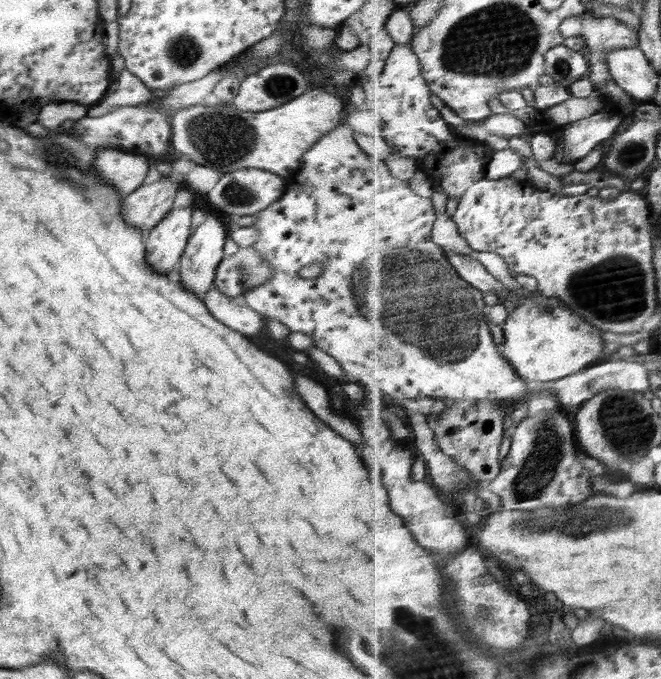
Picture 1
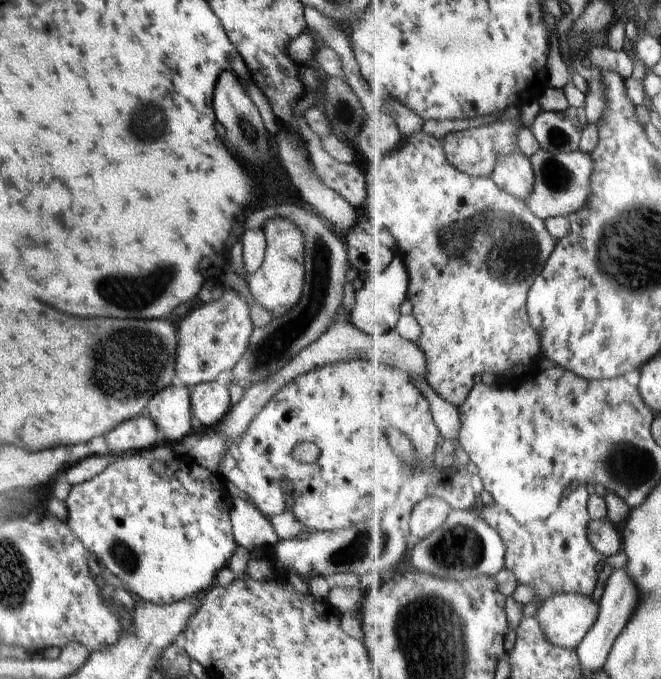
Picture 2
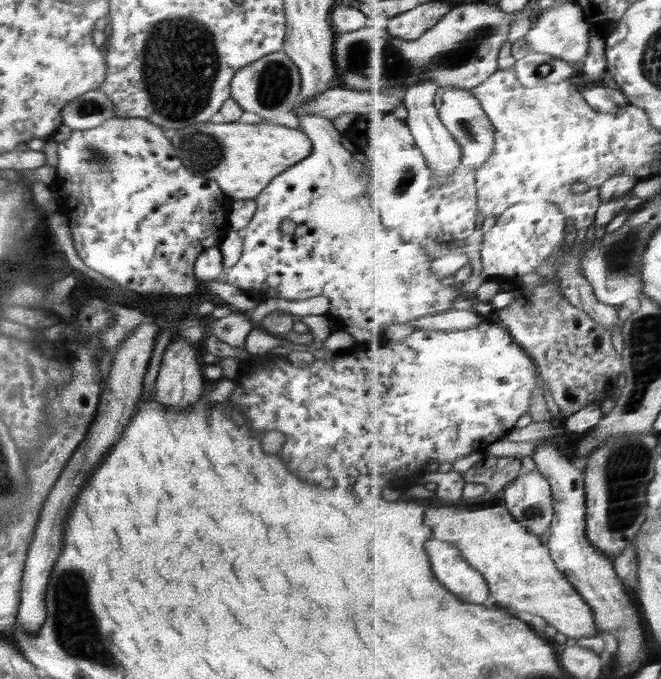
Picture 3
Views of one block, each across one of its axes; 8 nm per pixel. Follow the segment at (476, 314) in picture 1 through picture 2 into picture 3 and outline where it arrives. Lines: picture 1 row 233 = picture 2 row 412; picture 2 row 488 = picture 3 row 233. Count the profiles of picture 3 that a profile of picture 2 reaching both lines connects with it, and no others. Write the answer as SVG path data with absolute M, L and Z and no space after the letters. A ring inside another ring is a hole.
M303 112L297 117L300 130L311 140L312 152L274 177L255 198L257 207L243 237L242 254L238 262L224 272L222 279L259 303L267 298L295 301L325 296L331 304L327 316L333 319L334 324L352 331L363 340L400 333L404 326L408 328L409 324L420 322L421 318L454 308L454 300L460 296L460 290L454 288L454 284L442 283L443 278L432 270L435 259L426 254L424 245L408 242L399 230L386 228L382 206L380 216L374 214L374 206L370 206L366 198L366 190L368 185L373 185L373 180L369 180L363 159L341 145L343 134L333 121ZM284 220L296 222L293 234L280 231Z

